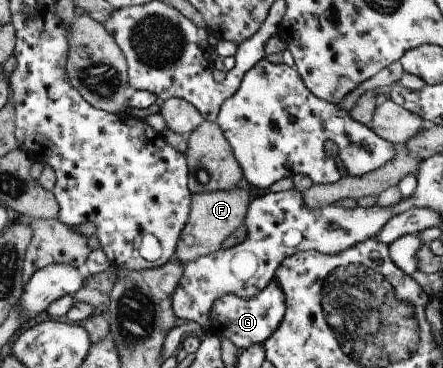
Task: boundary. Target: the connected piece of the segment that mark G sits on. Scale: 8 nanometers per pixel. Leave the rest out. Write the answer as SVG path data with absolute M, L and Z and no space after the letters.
M273 279L252 300L244 300L231 294L220 297L211 308L210 327L209 329L204 329L204 331L215 334L220 339L227 337L238 348L247 349L253 344L263 344L264 341L267 341L273 335L273 332L283 319L285 310L284 295L278 283Z

